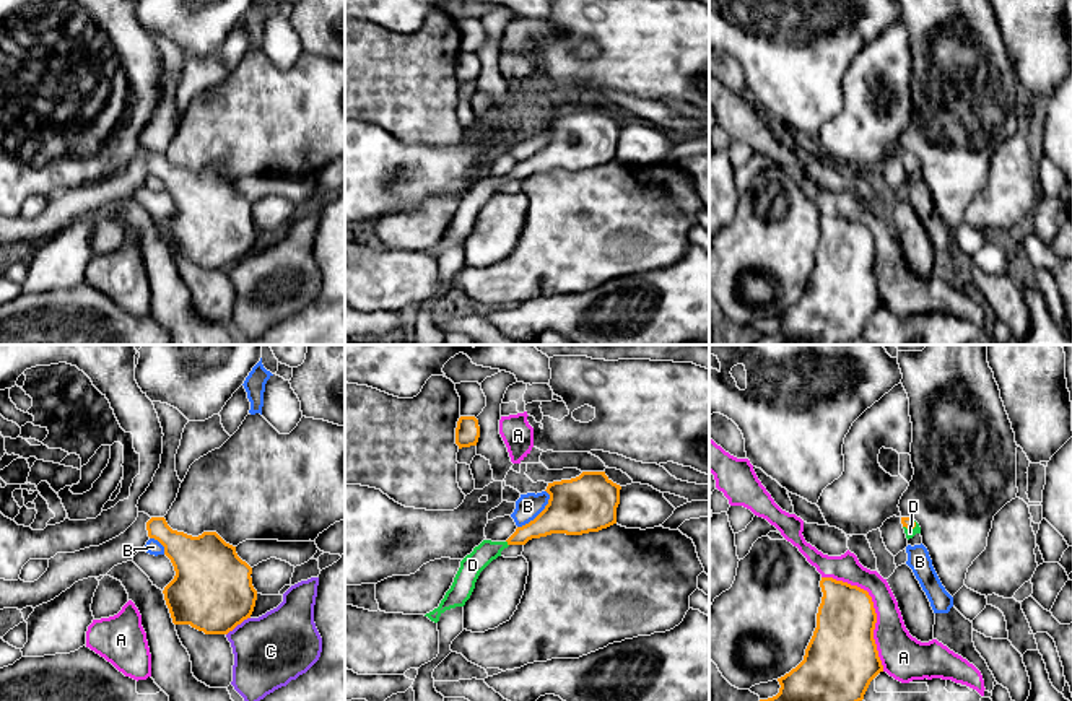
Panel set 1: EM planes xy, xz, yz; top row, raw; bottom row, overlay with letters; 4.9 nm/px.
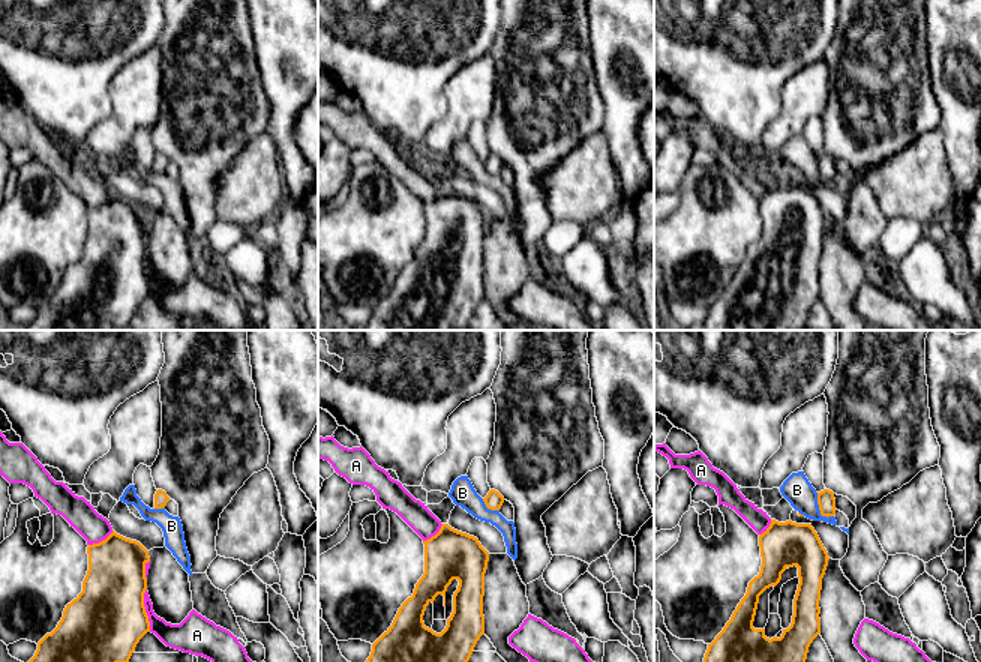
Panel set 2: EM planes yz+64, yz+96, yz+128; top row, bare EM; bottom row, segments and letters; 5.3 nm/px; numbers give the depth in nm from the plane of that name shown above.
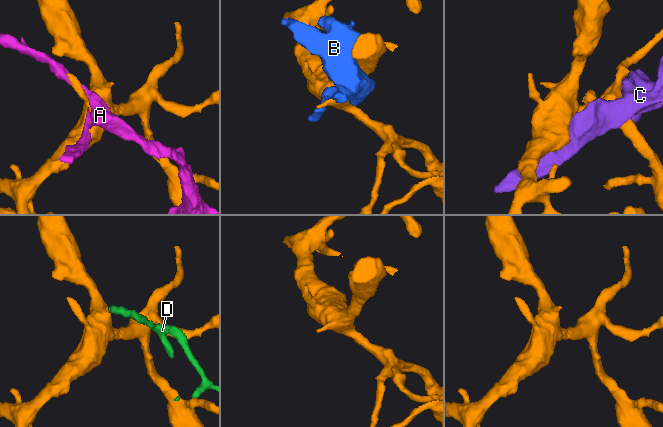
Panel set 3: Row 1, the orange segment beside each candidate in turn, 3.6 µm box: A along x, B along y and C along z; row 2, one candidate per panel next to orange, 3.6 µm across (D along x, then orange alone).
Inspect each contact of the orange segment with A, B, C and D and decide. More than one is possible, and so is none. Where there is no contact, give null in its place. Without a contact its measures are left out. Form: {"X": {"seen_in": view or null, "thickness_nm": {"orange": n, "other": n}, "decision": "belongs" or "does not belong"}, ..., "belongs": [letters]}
{"A": {"seen_in": "yz", "thickness_nm": {"orange": 320, "other": 200}, "decision": "does not belong"}, "B": {"seen_in": "xz", "thickness_nm": {"orange": 280, "other": 120}, "decision": "does not belong"}, "C": {"seen_in": "xy", "thickness_nm": {"orange": 400, "other": 360}, "decision": "does not belong"}, "D": {"seen_in": "xz", "thickness_nm": {"orange": 140, "other": 110}, "decision": "belongs"}, "belongs": ["D"]}

